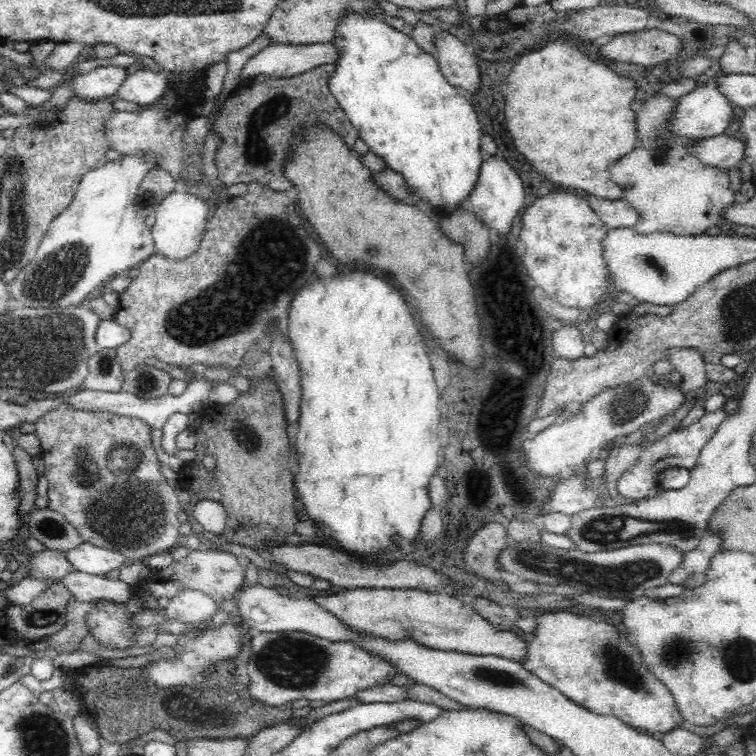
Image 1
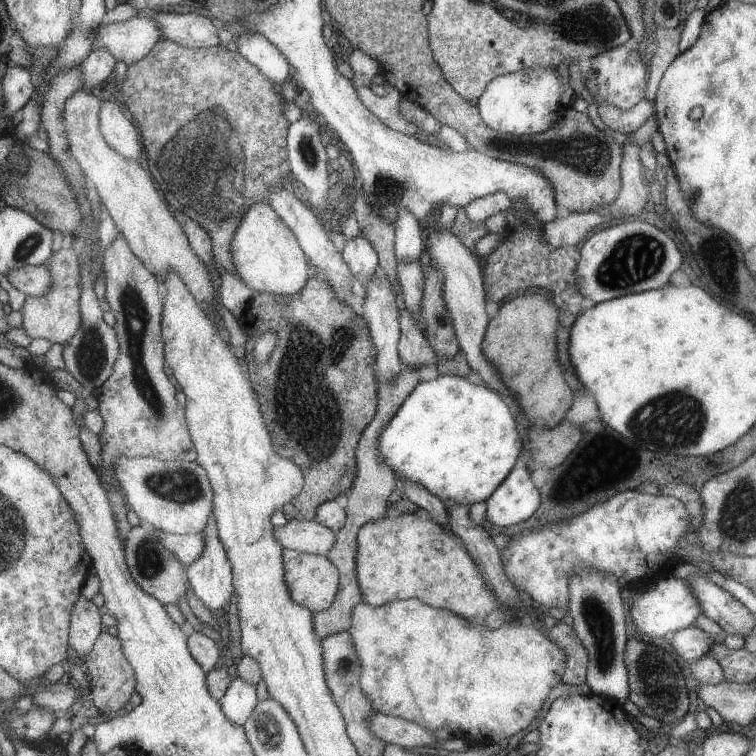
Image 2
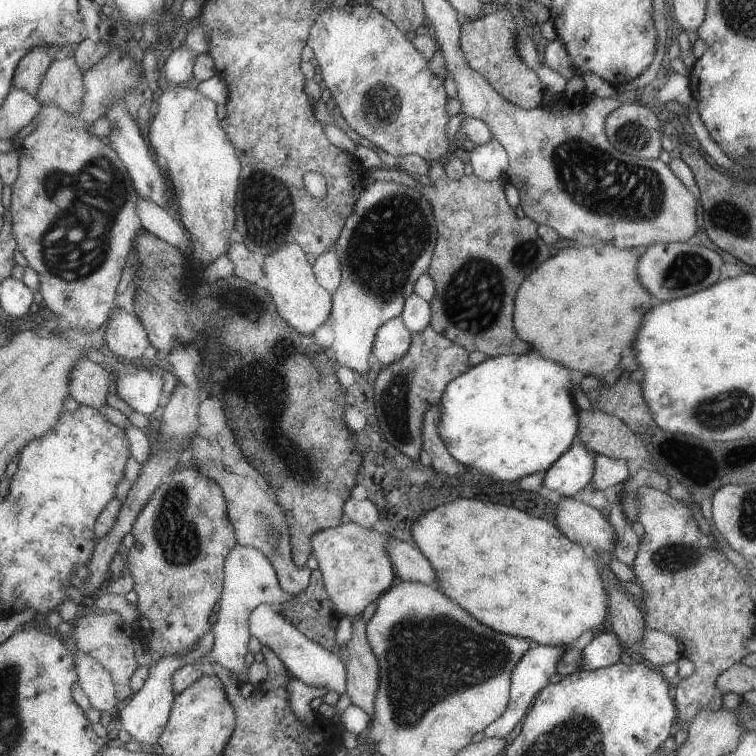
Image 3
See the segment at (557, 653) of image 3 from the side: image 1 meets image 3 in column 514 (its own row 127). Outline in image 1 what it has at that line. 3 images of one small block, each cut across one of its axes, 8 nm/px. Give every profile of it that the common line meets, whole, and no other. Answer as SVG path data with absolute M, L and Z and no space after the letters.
M709 73L709 80L702 84L702 88L695 88L694 91L680 96L676 100L677 104L667 122L670 133L678 134L680 137L706 138L706 136L716 136L724 132L724 128L734 120L734 112L730 102L724 99L724 95L717 90L715 80L720 74Z

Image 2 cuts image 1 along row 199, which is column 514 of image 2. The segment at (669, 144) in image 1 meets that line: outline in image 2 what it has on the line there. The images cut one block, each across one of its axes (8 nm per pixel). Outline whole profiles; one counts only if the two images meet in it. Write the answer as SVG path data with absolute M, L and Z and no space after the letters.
M418 598L394 599L376 607L368 605L362 600L352 608L350 617L348 632L353 642L353 648L355 648L355 652L359 656L359 670L361 672L359 686L365 698L371 702L371 709L387 716L403 718L407 722L415 722L417 726L421 726L427 732L434 733L439 728L449 728L453 736L459 736L459 738L464 739L469 746L503 745L515 740L520 730L527 728L529 722L536 718L543 700L547 698L551 688L562 681L562 674L566 669L566 651L551 642L548 636L541 634L539 630L535 630L533 625L525 626L524 624L509 624L505 622L494 629L479 626L479 624L475 626L469 620L451 614L451 611L433 608L420 603Z

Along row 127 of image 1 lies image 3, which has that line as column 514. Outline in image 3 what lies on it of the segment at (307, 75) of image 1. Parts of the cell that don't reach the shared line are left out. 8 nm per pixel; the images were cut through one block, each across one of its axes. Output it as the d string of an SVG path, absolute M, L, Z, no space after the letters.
M429 160L426 164L429 166L427 176L431 180L431 186L423 186L423 194L431 204L439 232L427 269L427 274L435 287L433 296L428 302L431 328L457 346L462 346L463 350L481 352L487 357L525 354L533 348L527 342L519 340L513 330L514 298L517 296L519 285L526 280L530 272L538 268L541 262L550 257L553 249L537 234L537 224L533 220L525 216L522 218L515 216L514 201L509 195L510 187L504 174L499 178L484 181L471 173L463 175L456 181L445 175L442 161Z

